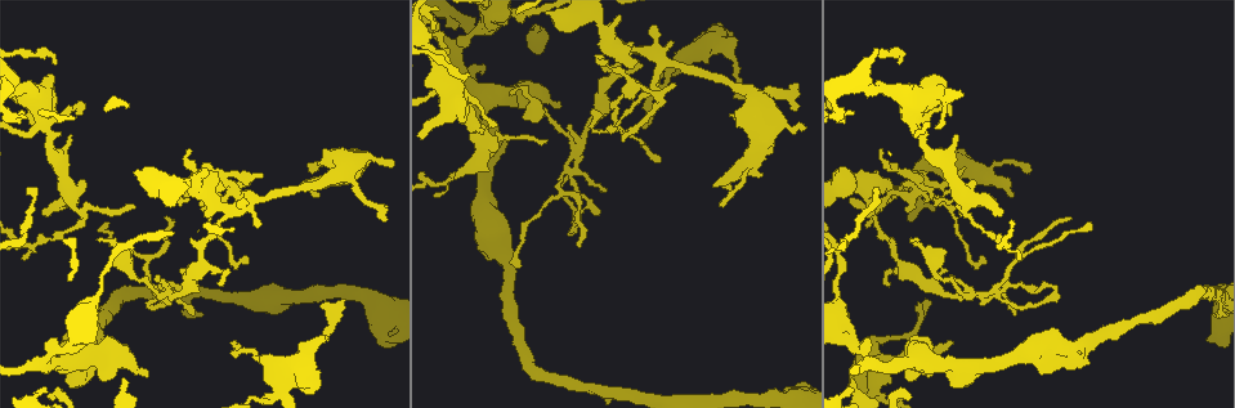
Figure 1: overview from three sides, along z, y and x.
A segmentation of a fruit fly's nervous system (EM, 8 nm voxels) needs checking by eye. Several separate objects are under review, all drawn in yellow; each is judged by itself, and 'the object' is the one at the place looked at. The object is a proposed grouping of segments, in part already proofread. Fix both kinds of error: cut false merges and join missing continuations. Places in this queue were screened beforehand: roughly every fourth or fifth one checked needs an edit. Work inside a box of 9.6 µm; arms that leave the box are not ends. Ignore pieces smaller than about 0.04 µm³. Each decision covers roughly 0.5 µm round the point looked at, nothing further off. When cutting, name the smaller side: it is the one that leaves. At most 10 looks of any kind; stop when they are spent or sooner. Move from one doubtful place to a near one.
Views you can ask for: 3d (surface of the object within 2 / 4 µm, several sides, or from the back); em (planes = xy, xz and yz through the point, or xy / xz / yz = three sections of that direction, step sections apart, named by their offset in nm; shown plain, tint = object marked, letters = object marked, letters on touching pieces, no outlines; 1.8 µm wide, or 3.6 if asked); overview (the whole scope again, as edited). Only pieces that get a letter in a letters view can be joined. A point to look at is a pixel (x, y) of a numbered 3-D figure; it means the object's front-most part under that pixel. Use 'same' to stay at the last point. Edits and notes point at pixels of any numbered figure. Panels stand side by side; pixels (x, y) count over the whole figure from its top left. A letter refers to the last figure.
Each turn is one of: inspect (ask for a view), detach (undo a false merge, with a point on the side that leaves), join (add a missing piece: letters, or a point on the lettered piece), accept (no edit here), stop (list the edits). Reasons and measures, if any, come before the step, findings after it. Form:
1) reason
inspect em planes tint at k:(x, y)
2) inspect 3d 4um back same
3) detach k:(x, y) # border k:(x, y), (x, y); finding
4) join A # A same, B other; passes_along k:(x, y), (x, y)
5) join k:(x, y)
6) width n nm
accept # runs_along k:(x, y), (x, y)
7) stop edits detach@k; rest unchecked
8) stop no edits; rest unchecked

branch point
inspect 3d 2um at 1:(972, 293)

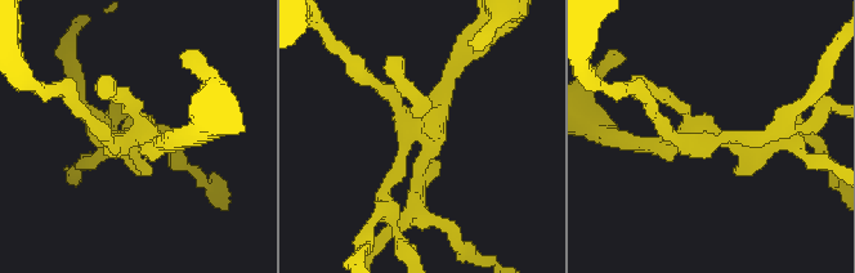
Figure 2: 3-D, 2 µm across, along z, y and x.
need the tissue
inspect em planes letters at 2:(422, 127)

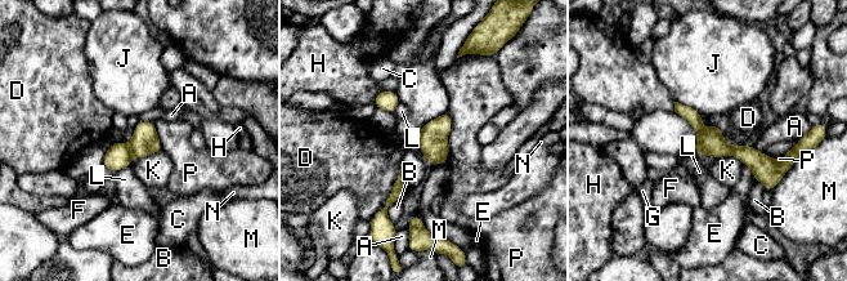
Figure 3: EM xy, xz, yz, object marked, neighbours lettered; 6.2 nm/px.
accept # A other, B other, C other, D other, E other, F other, G other, H other, J other, K other, L other, M other, N other, P other; runs_along 3:(677, 106), (718, 147), (787, 160); continuous, no second neuron

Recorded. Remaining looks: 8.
thick turns thin
inspect 3d 4um at 1:(849, 342)

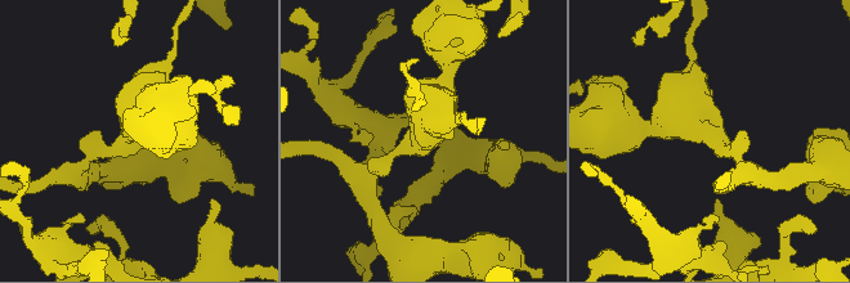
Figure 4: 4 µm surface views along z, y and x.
inspect em yz step 16 tint at 4:(713, 136)

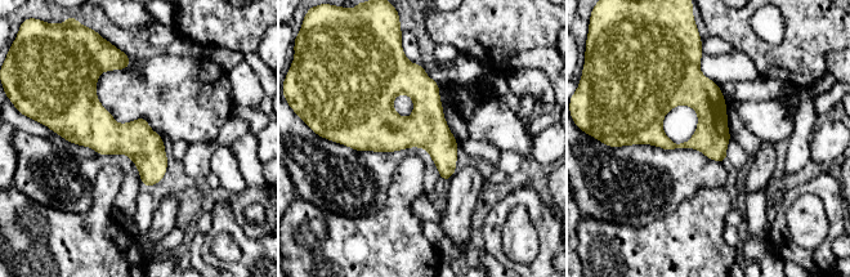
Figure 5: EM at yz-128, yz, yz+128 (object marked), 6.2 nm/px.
cut it another way
inspect em planes letters same

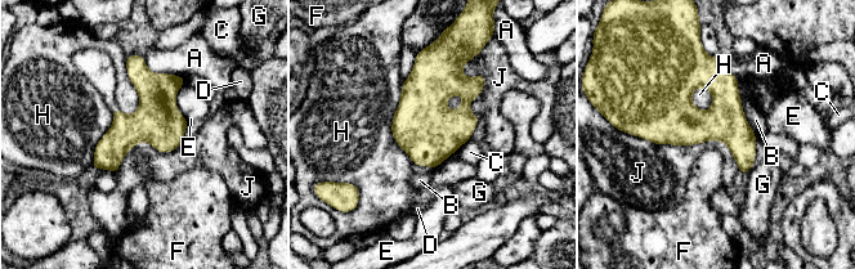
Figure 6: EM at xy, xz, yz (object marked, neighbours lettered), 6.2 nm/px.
width 260 nm; longest_contact J 700 nm
accept # A other, B other, C other, D other, E other, F other, G other, H other, J other; all the same neuron

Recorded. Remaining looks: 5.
a fork
inspect 3d 4um at 1:(481, 100)

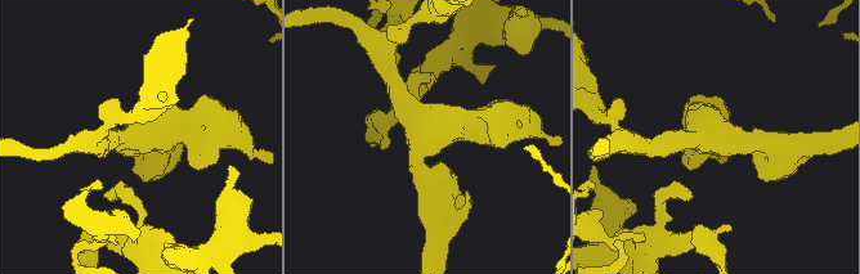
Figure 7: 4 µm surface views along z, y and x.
inspect em 3.6um planes letters at 7:(717, 135)

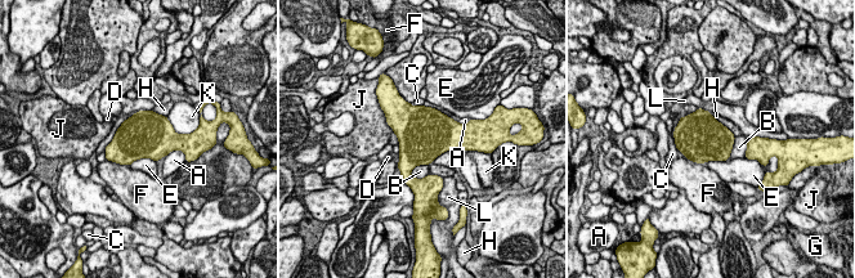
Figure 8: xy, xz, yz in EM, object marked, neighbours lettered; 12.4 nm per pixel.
longest_contact H 440 nm
accept # A other, B other, C other, D other, E other, F other, G other, H other, J other, K other, L other; border 8:(156, 161), (137, 158), (129, 165); continuous, no second neuron

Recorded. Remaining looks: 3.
closes a loop
inspect em planes tint at 1:(569, 233)

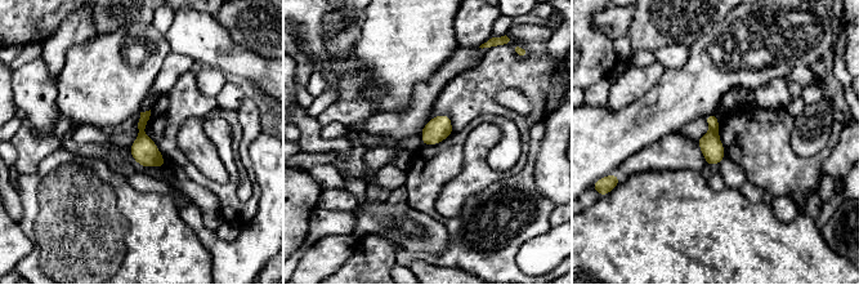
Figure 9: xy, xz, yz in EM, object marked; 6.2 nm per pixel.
see the neighbours
inspect em planes letters same

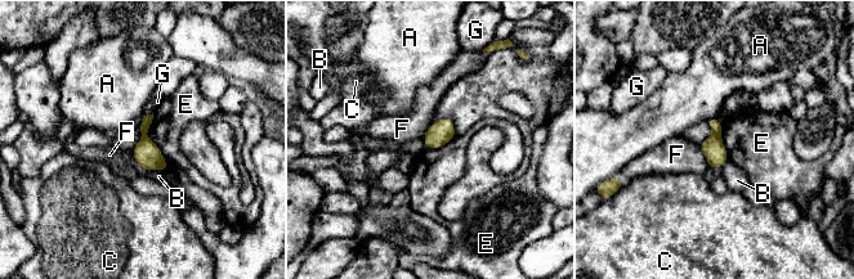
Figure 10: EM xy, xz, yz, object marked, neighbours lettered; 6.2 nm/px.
accept # A other, B other, C other, E other, F other, G other; border 10:(152, 113), (146, 135), (168, 166); continuous, no second neuron

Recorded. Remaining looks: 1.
stop no edits; rest unchecked

